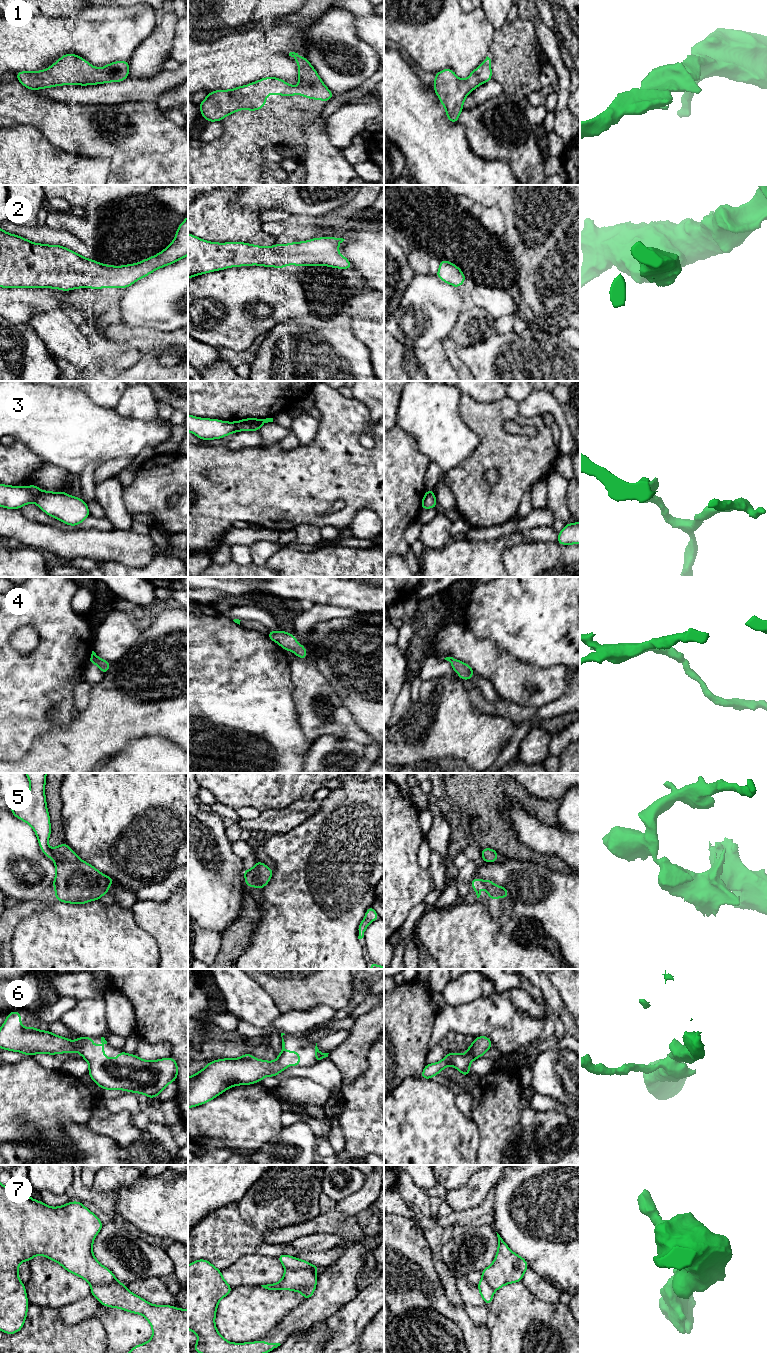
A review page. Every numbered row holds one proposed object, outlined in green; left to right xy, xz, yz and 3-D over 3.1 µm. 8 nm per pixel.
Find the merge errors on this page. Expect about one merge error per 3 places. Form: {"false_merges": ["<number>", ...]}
{"false_merges": ["3", "5", "7"]}

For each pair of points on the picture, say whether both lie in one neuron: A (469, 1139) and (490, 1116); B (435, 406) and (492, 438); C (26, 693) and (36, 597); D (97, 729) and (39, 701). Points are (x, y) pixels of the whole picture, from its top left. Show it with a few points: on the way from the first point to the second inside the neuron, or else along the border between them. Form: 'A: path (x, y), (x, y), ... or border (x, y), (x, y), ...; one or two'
A: border (471, 1119), (476, 1125), (479, 1134), (477, 1154); two
B: border (459, 400), (459, 413), (478, 435), (479, 442); two
C: path (47, 669), (47, 621); one
D: border (73, 718), (67, 723), (54, 726), (51, 729); two

